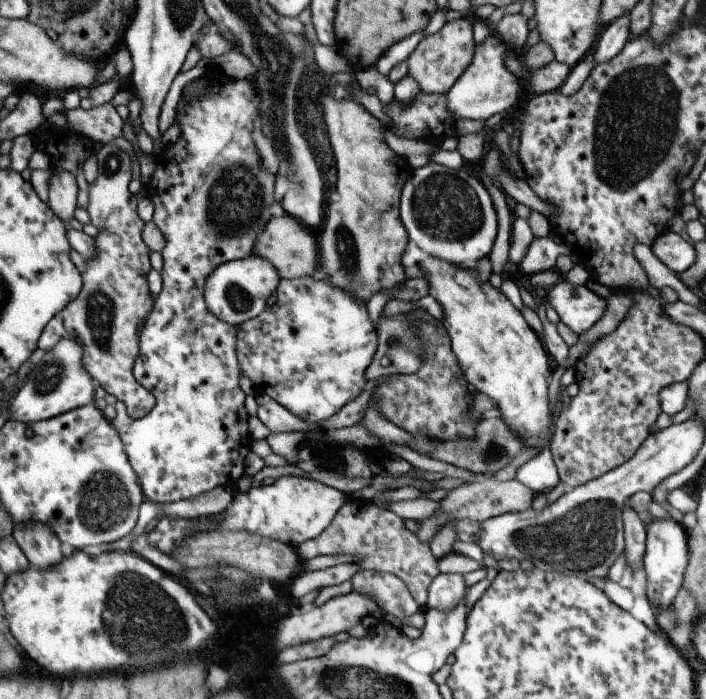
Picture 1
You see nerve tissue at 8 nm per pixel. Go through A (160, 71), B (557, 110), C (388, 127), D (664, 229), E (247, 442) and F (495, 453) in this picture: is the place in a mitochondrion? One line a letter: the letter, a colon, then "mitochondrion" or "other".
A: other
B: other
C: other
D: other
E: other
F: mitochondrion

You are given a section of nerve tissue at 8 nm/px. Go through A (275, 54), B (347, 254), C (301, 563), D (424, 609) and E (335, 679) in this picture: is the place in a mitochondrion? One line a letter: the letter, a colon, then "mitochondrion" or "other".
A: mitochondrion
B: mitochondrion
C: other
D: other
E: mitochondrion

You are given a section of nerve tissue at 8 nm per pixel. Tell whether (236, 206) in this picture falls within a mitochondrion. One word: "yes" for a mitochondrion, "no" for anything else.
yes

